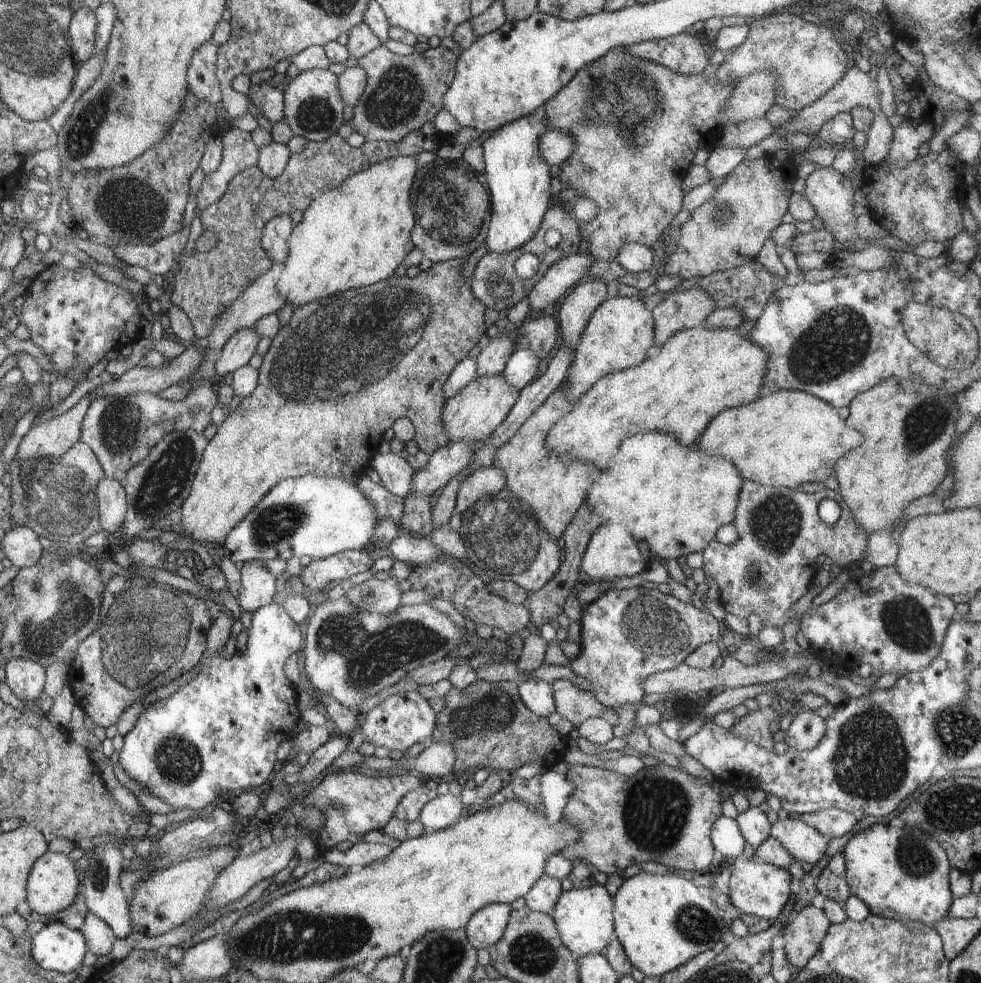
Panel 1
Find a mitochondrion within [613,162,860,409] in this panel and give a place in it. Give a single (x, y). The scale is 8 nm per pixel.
(722, 214)

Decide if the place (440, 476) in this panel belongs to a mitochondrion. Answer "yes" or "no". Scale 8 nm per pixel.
no

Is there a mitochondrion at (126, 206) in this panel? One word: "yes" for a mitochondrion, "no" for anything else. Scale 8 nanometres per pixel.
yes

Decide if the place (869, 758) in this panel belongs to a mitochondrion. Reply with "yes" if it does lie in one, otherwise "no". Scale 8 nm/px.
yes

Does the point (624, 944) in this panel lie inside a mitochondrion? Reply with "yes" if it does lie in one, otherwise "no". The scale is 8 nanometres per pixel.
no

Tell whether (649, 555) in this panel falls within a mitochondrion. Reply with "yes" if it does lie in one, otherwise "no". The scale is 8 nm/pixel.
no

